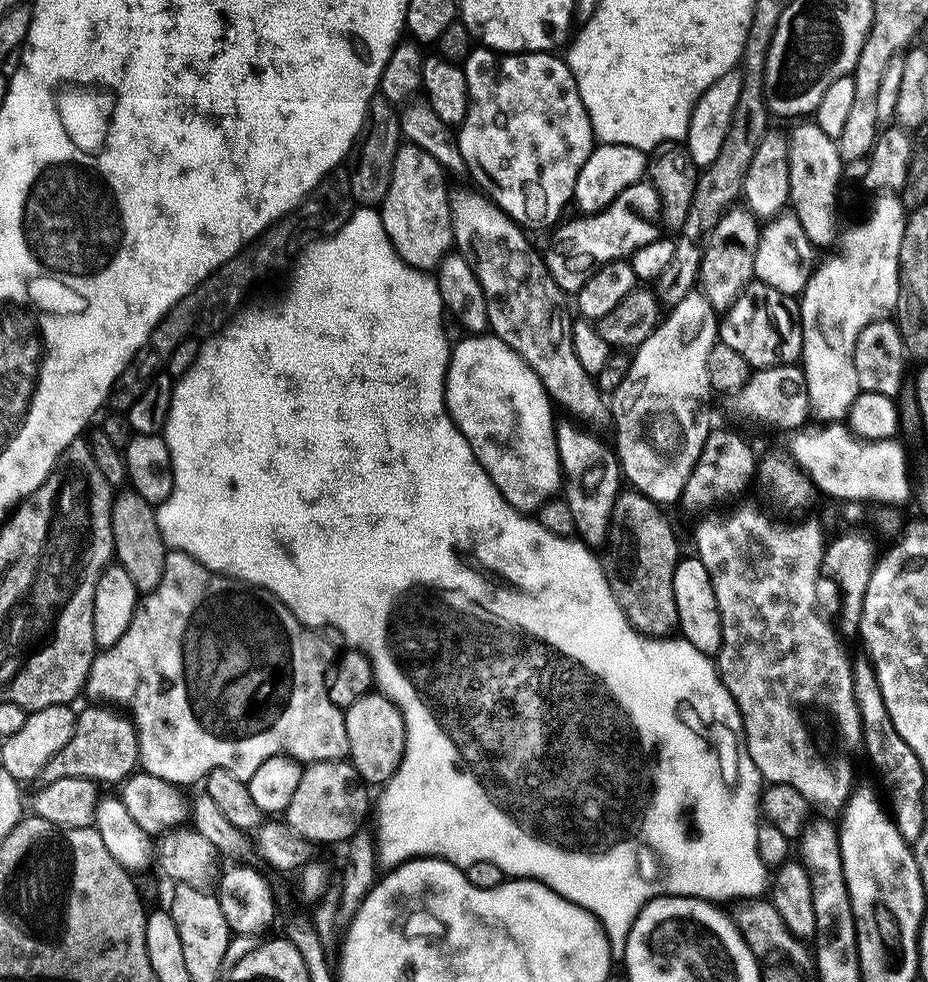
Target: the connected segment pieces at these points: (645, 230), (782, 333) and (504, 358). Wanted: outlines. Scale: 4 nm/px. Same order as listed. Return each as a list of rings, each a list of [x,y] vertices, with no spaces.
[[[650,182],[630,185],[611,197],[600,209],[601,212],[593,216],[584,216],[569,224],[561,223],[555,229],[552,249],[546,252],[548,273],[565,294],[580,292],[601,264],[631,257],[632,253],[661,235],[660,199]]]
[[[759,282],[748,284],[740,297],[728,307],[728,311],[723,313],[718,324],[718,340],[719,343],[738,350],[738,354],[742,354],[742,358],[746,358],[748,365],[756,370],[795,365],[801,359],[800,351],[804,345],[797,297],[788,296],[785,292],[774,290],[774,286],[766,286]]]
[[[491,334],[465,337],[450,348],[444,404],[502,498],[522,513],[539,513],[562,488],[553,401],[538,374],[506,342]]]

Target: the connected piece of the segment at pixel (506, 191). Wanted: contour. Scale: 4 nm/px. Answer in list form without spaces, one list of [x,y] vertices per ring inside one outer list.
[[[476,46],[462,60],[462,67],[468,87],[468,113],[463,124],[459,125],[458,143],[466,172],[476,179],[475,187],[493,200],[511,220],[528,230],[551,229],[561,219],[559,216],[563,214],[568,199],[570,202],[575,197],[579,172],[594,149],[590,118],[578,94],[574,74],[567,63],[552,52],[501,54],[483,46]]]

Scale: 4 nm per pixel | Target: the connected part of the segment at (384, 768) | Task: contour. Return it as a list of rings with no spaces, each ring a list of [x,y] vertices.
[[[373,690],[347,708],[344,712],[344,721],[348,739],[347,759],[358,770],[365,784],[369,786],[387,784],[404,760],[406,726],[400,707],[389,696]]]

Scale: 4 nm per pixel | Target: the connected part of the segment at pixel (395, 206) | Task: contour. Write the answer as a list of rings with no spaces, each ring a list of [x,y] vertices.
[[[401,143],[394,154],[394,170],[390,174],[390,190],[378,211],[386,226],[386,234],[406,263],[421,270],[432,270],[453,247],[452,219],[448,205],[449,185],[444,185],[445,169],[426,150],[414,144]]]

